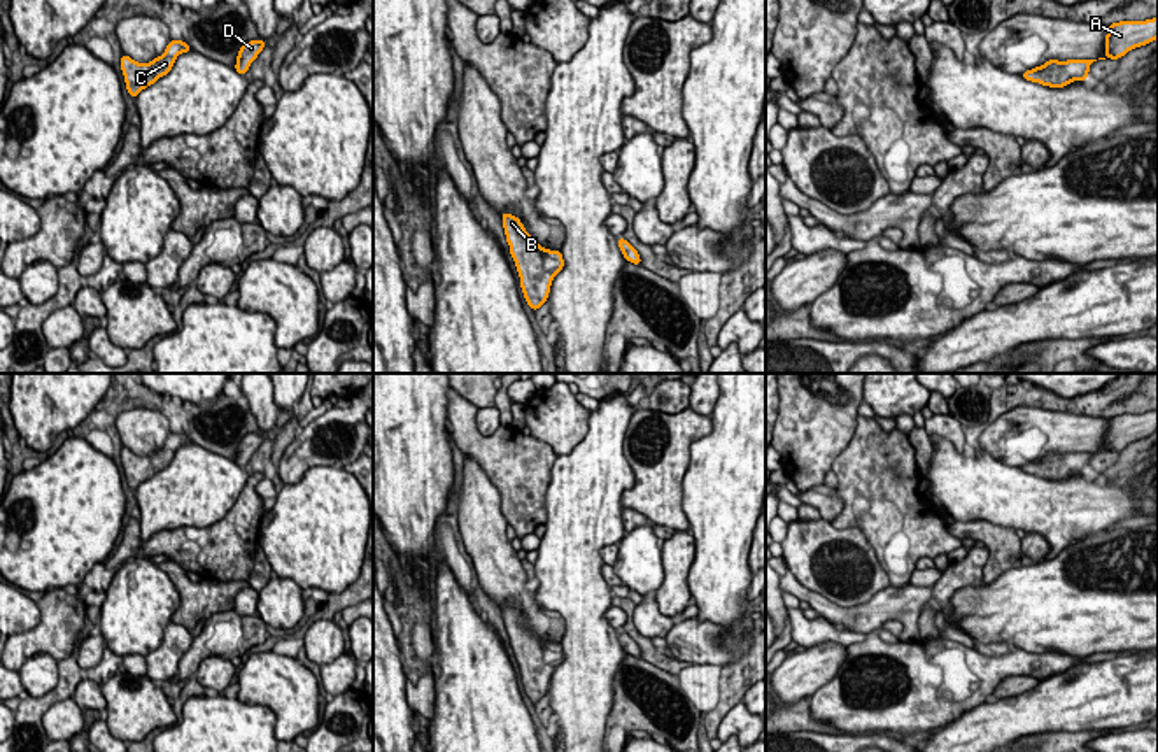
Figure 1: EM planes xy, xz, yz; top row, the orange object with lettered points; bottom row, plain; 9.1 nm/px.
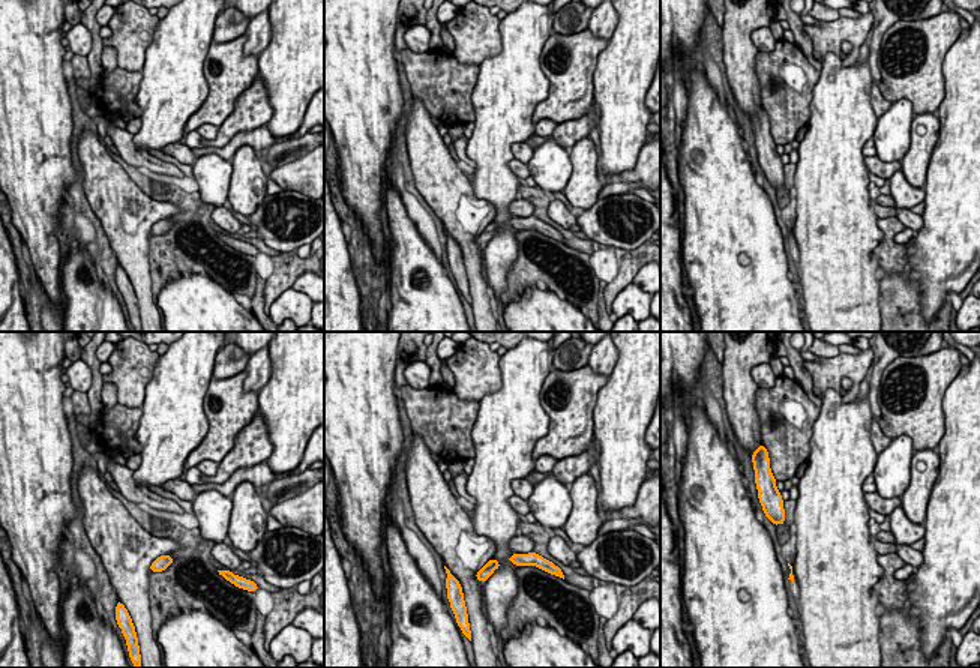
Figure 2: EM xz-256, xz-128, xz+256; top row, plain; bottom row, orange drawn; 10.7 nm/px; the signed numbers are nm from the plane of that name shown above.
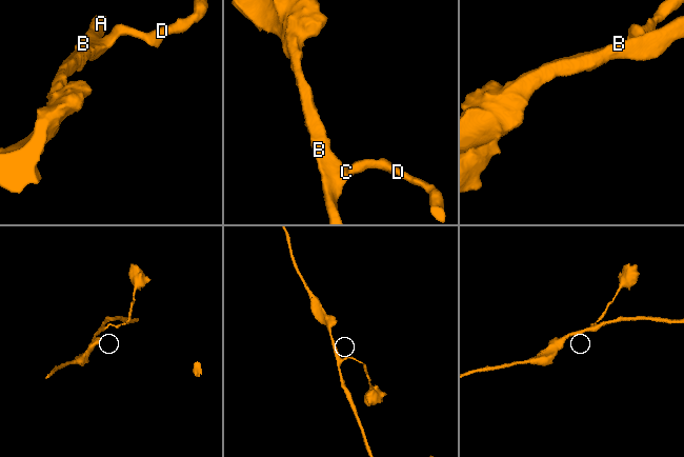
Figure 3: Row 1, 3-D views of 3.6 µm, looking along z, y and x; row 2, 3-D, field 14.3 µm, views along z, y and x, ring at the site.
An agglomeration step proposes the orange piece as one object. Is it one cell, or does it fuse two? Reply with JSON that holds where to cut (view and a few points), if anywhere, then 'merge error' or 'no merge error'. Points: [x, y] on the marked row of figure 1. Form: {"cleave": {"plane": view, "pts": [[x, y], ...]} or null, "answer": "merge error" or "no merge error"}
{"cleave": null, "answer": "no merge error"}

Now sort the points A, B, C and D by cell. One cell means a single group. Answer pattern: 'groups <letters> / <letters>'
groups A B C D

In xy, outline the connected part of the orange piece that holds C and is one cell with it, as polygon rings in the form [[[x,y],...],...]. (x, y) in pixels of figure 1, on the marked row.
[[[170,40],[165,53],[156,56],[151,63],[137,63],[128,54],[123,54],[121,70],[130,96],[135,98],[142,89],[166,75],[172,70],[177,56],[189,51],[191,47],[184,40]]]

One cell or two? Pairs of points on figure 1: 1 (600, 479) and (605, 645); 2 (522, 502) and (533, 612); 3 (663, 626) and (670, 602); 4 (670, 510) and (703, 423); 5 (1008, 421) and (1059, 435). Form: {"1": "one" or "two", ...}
{"1": "one", "2": "two", "3": "two", "4": "one", "5": "one"}

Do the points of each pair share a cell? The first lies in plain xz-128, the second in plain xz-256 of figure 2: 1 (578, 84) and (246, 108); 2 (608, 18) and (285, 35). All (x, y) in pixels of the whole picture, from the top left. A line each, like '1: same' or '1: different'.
1: different
2: different

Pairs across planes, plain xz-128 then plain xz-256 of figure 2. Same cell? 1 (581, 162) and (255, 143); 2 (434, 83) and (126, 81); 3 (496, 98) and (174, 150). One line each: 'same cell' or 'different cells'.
1: different cells
2: same cell
3: different cells

